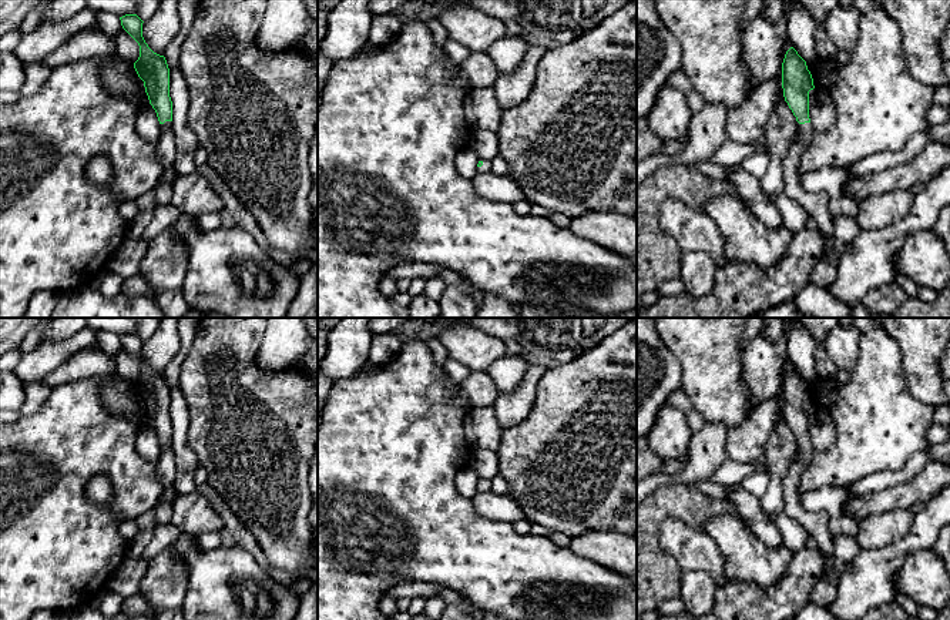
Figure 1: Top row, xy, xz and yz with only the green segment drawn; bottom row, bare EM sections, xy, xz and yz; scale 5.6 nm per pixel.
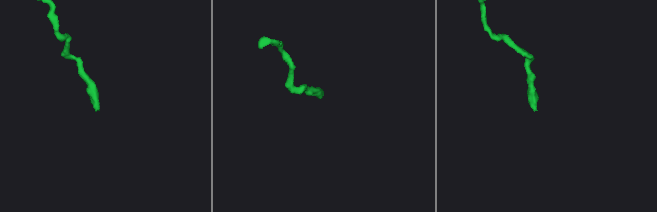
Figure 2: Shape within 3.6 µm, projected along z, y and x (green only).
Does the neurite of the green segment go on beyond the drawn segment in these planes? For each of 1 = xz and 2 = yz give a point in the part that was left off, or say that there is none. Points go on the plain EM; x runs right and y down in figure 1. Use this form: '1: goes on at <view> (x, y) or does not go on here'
1: goes on at xz (486, 486)
2: goes on at yz (816, 525)

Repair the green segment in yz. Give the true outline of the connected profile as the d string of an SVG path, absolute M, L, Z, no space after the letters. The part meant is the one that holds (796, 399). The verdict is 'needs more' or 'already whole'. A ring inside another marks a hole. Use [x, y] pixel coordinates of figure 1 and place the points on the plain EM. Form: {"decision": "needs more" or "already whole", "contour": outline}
{"decision": "needs more", "contour": "M790 366L782 382L783 416L798 440L798 458L790 463L782 479L785 513L800 523L826 557L825 574L833 572L833 536L829 519L823 513L808 512L800 505L799 485L802 472L808 467L813 448L809 438L809 410L815 408L806 381Z"}

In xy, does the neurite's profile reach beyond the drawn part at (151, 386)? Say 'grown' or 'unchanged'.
grown

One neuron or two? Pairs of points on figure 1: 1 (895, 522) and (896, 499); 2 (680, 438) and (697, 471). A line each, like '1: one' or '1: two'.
1: two
2: two

